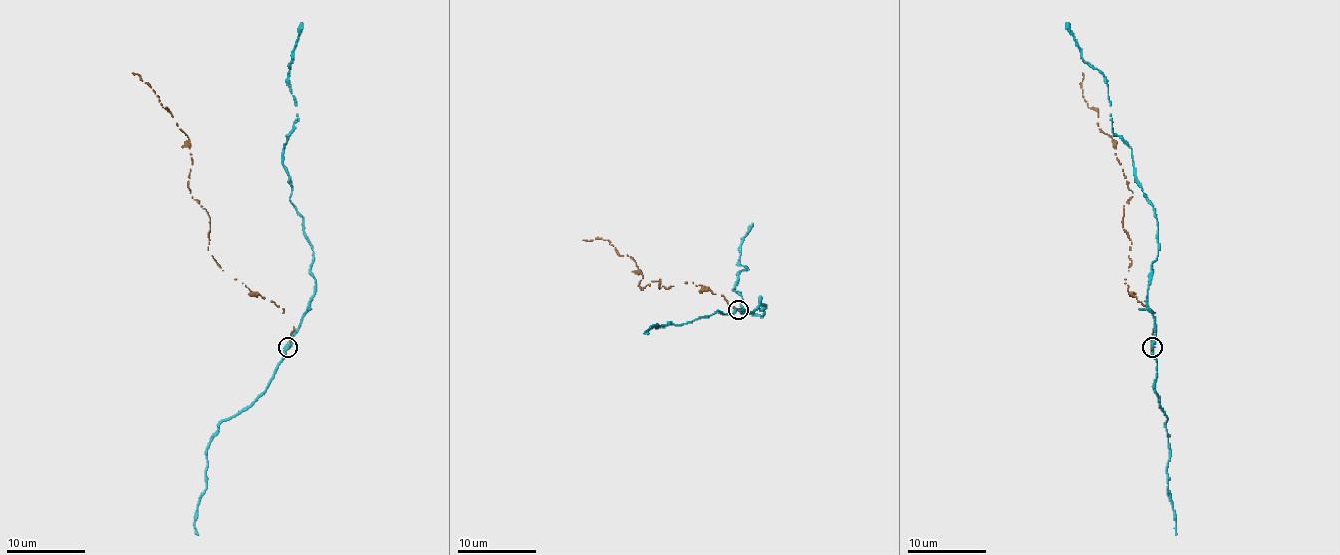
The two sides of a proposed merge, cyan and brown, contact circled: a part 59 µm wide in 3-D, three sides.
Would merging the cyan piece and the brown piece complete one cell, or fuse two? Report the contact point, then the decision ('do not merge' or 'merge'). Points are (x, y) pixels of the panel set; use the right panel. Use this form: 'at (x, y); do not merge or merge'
at (1152, 347); do not merge

